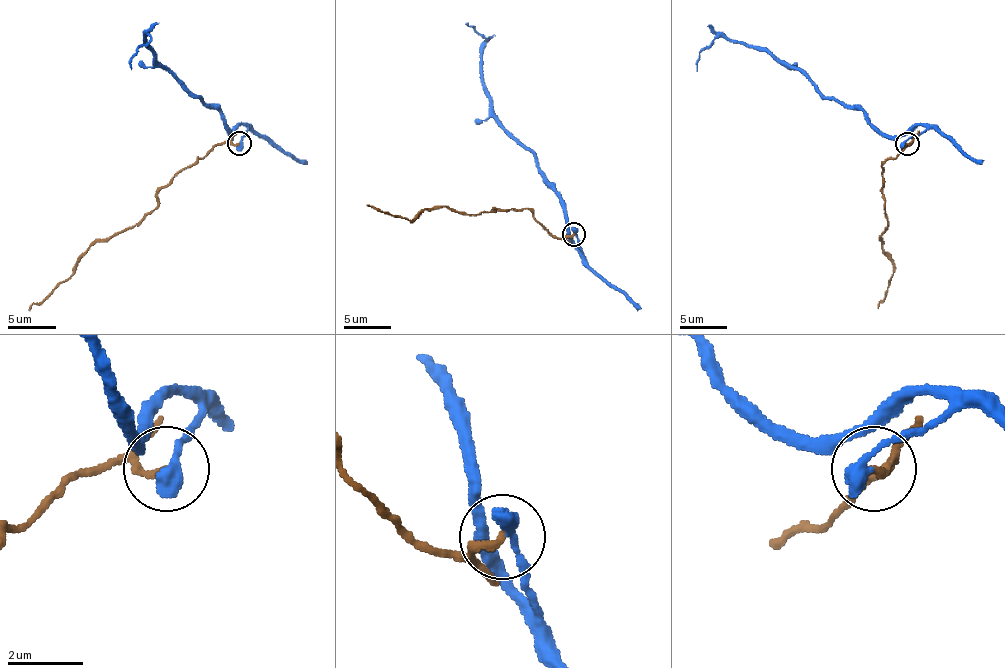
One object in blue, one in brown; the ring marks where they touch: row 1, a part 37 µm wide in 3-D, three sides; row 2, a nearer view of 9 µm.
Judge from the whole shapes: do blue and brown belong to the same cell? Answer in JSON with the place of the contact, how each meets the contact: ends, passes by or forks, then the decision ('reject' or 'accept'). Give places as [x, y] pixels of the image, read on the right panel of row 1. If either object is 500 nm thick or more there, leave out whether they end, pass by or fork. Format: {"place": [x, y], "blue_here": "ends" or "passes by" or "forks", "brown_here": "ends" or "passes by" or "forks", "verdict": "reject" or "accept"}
{"place": [907, 144], "blue_here": "ends", "brown_here": "ends", "verdict": "reject"}

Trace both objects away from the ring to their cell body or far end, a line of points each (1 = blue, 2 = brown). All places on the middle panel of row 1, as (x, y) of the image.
1: (573, 232), (580, 253), (566, 228), (566, 211), (533, 155), (502, 124), (484, 91), (486, 40), (467, 23)
2: (573, 235), (556, 237), (528, 209), (474, 214), (432, 206), (408, 221), (368, 204)

